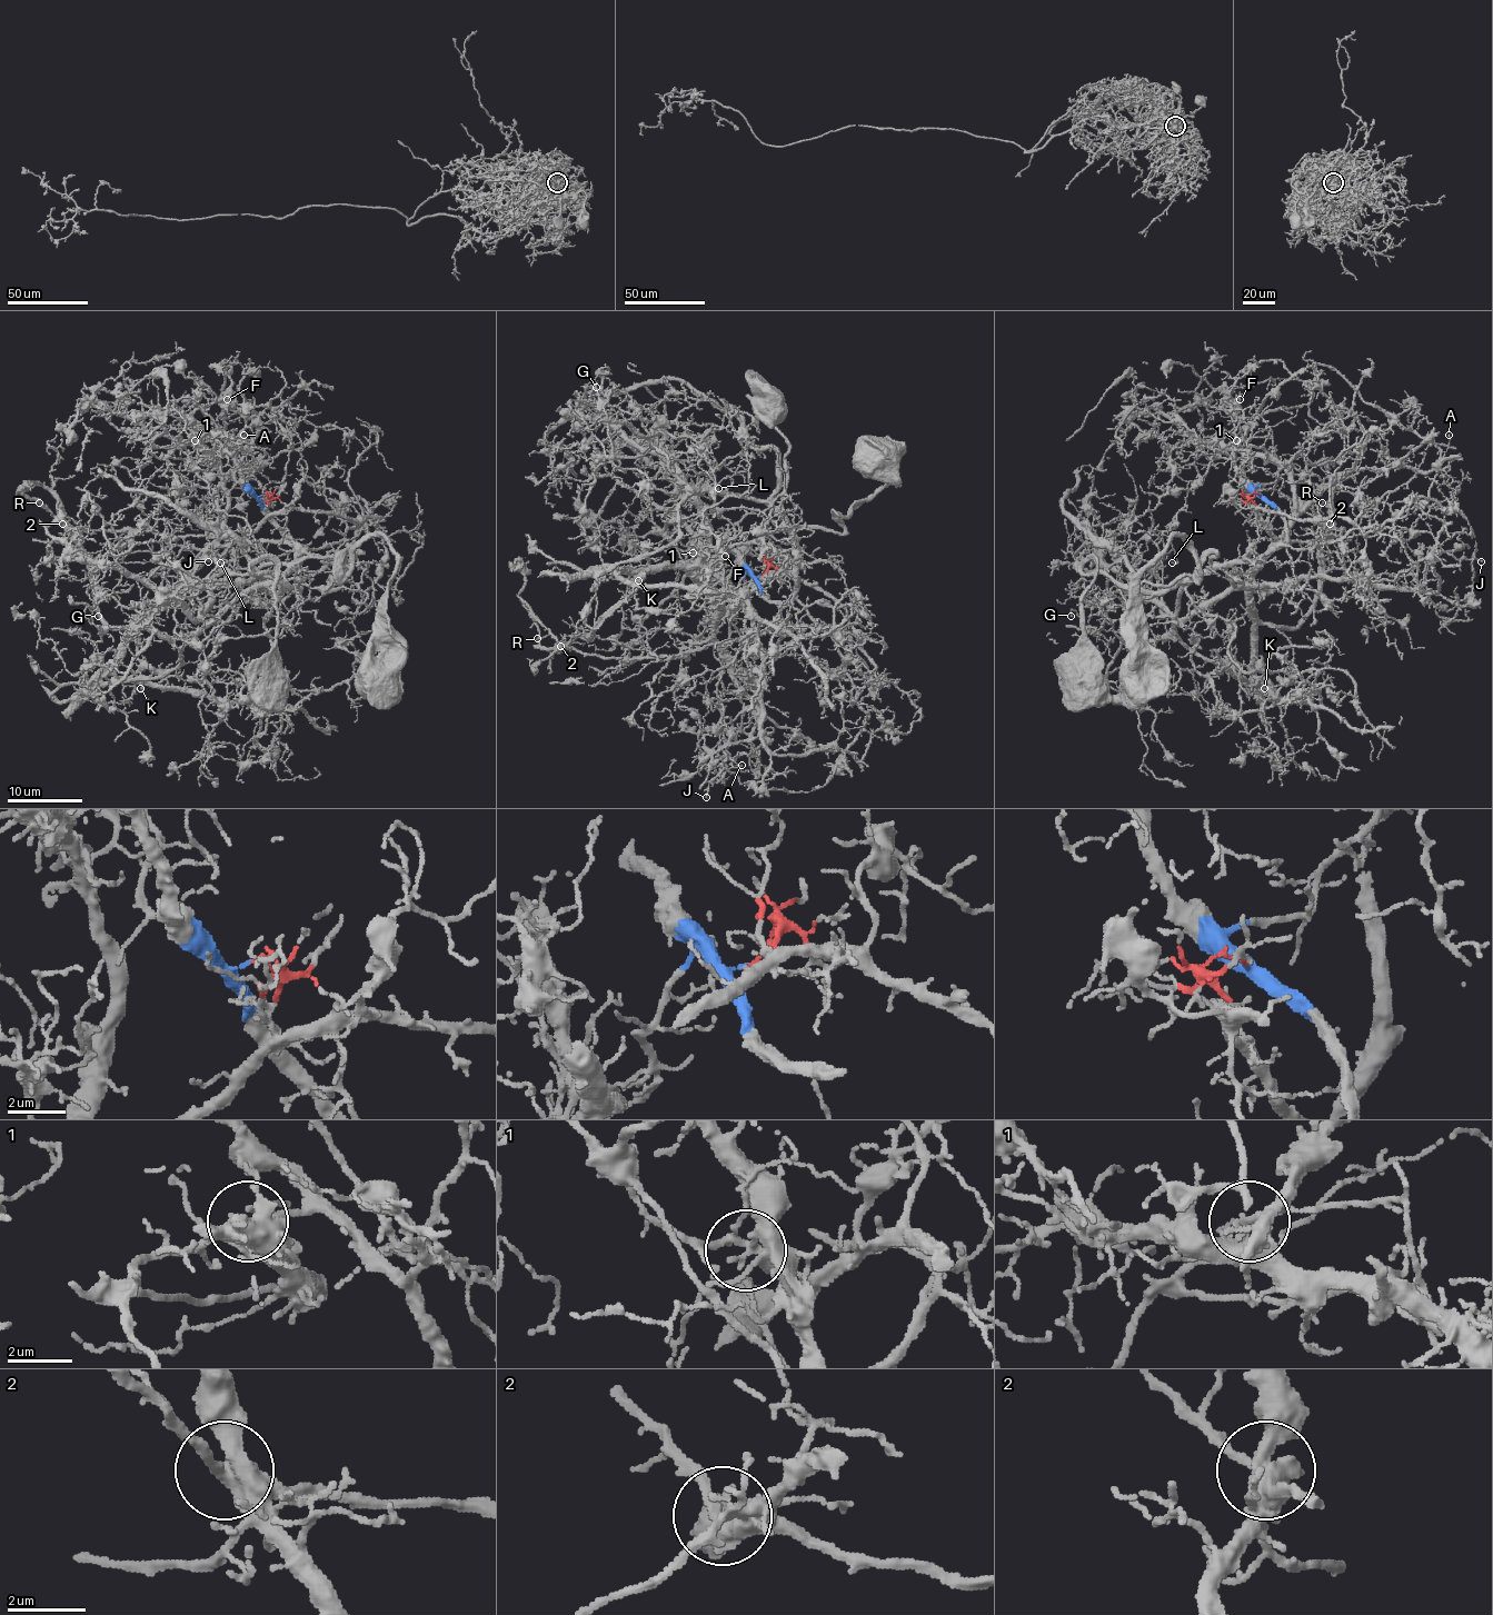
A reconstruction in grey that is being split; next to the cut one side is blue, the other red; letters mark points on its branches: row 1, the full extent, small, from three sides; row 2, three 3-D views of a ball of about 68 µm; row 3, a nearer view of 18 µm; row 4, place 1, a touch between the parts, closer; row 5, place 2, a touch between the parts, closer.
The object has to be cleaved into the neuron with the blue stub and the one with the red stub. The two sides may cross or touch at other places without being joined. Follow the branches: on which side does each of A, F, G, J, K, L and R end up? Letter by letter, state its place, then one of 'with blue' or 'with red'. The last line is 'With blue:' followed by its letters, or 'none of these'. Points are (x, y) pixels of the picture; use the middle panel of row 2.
A: at (742, 765); with blue
F: at (725, 556); with red
G: at (596, 387); with red
J: at (706, 797); with blue
K: at (638, 580); with red
L: at (718, 488); with blue
R: at (537, 638); with blue
With blue: A, J, L, R

